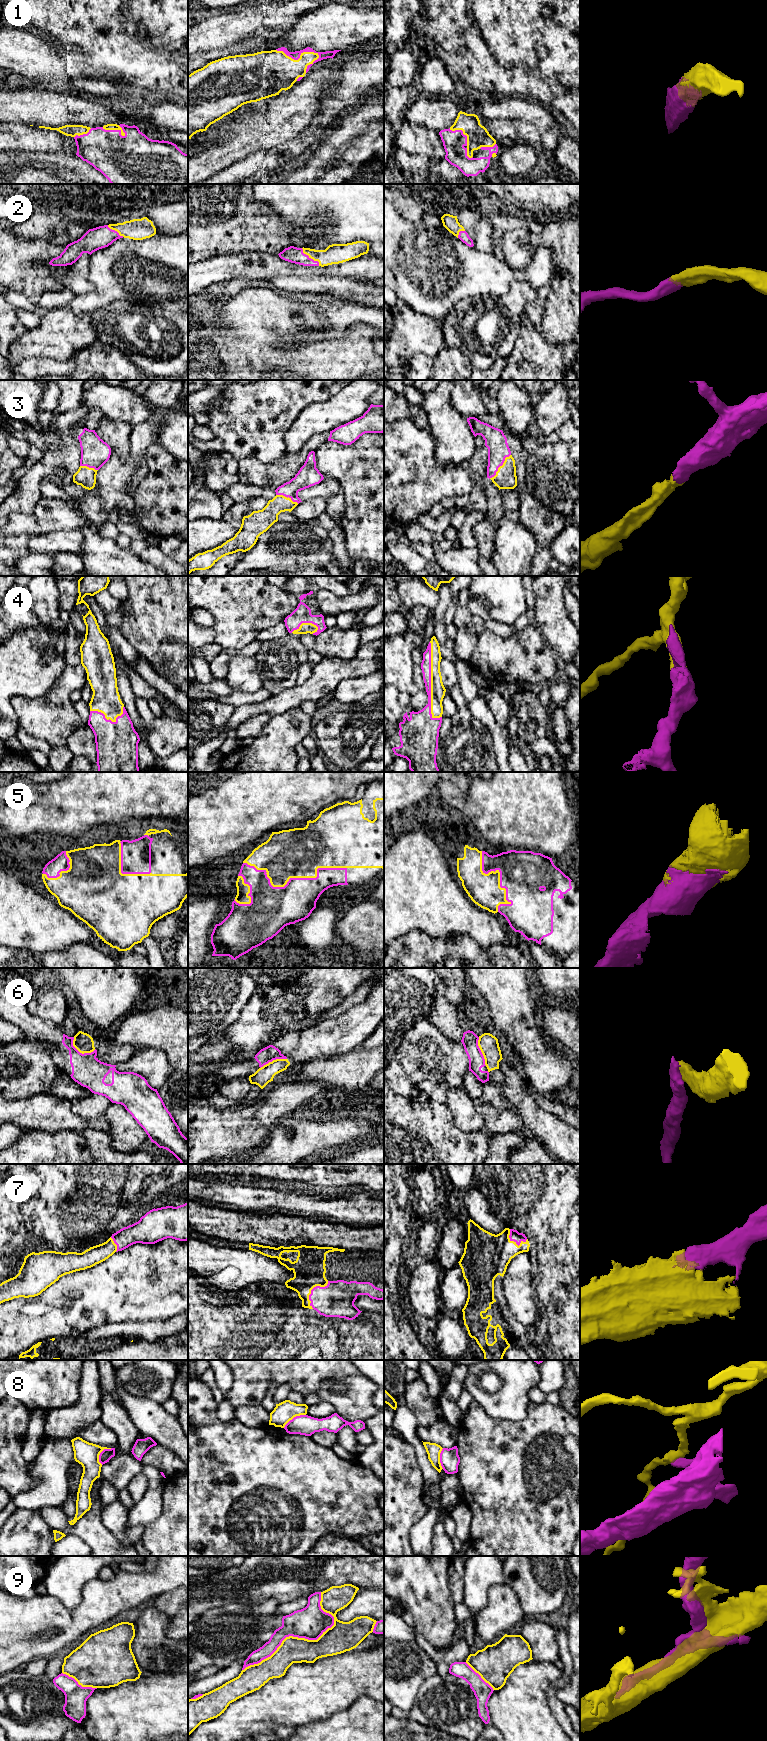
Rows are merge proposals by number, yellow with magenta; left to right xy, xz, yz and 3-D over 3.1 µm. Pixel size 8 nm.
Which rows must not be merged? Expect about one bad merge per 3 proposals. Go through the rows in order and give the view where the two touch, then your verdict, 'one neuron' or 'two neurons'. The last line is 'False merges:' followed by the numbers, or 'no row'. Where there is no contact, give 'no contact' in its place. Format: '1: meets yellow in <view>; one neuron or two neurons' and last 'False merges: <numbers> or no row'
1: meets yellow in xz; one neuron
2: meets yellow in xz; one neuron
3: meets yellow in yz; one neuron
4: meets yellow in yz; one neuron
5: meets yellow in xz; one neuron
6: meets yellow in xy; two neurons
7: meets yellow in xz; one neuron
8: meets yellow in xz; two neurons
9: meets yellow in xz; two neurons
False merges: 6, 8, 9

